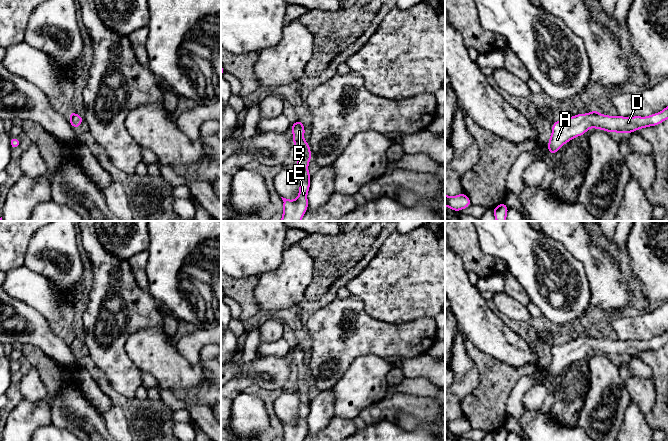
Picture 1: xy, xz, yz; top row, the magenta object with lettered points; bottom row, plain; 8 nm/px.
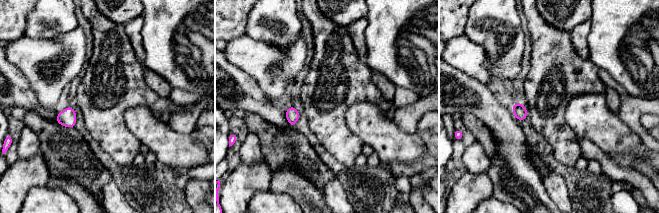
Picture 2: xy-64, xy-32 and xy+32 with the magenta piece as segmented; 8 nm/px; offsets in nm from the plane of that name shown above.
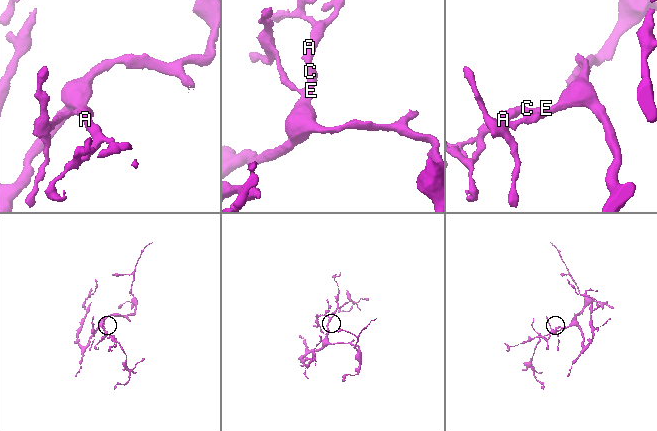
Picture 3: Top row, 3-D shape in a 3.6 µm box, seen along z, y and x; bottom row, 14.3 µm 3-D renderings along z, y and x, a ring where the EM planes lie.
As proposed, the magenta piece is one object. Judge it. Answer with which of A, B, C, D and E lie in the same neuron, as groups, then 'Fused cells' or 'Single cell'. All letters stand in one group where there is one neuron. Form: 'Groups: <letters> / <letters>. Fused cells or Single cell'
Groups: A B C D E. Single cell

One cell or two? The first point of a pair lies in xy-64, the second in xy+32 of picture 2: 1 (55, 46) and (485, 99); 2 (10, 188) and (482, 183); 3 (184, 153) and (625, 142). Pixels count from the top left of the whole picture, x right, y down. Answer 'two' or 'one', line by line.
1: two
2: one
3: one

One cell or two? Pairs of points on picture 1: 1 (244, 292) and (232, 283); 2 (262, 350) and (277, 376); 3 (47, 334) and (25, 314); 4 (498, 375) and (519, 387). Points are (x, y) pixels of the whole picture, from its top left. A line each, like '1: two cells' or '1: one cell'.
1: one cell
2: two cells
3: one cell
4: two cells

